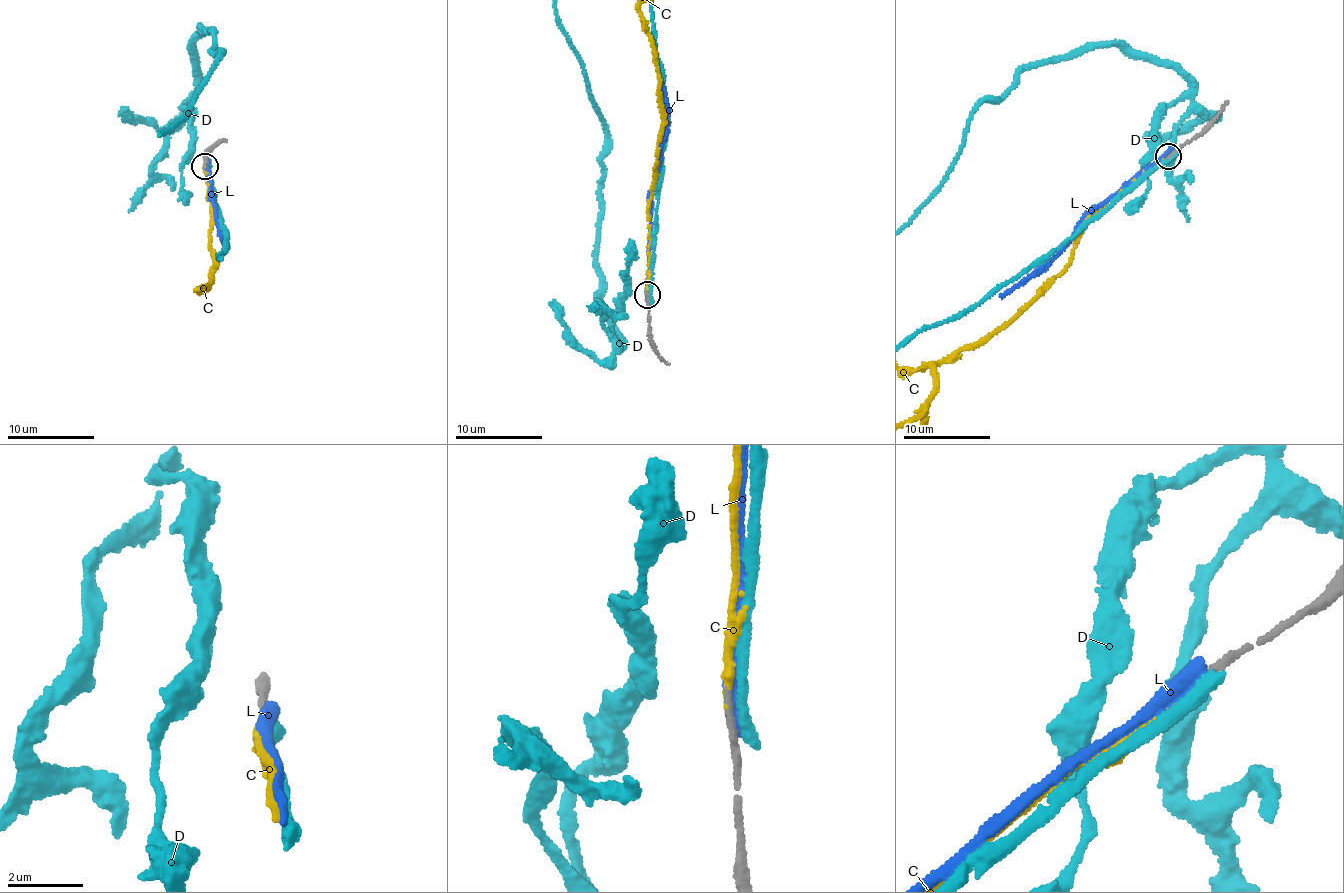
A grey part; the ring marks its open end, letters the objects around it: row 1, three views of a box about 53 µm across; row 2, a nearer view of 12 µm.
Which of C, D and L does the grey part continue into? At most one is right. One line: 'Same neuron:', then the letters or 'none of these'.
Same neuron: C

